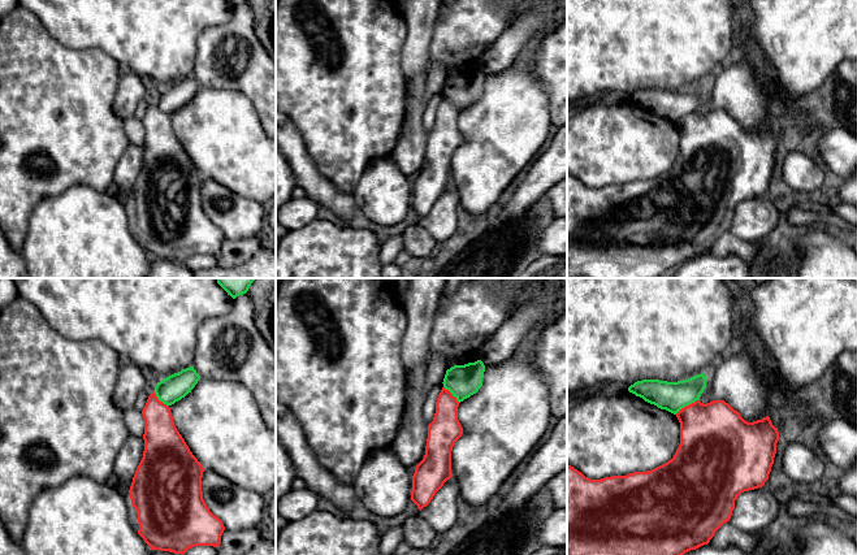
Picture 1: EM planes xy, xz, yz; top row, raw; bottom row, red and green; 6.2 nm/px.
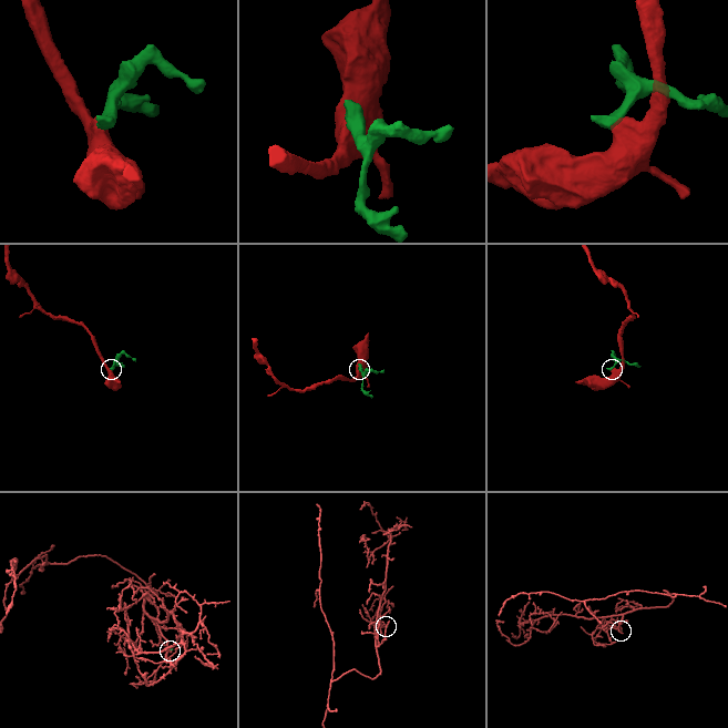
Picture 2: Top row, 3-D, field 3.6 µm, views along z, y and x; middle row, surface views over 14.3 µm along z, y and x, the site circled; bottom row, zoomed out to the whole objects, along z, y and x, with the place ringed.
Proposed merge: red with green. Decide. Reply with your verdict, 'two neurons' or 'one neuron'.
two neurons

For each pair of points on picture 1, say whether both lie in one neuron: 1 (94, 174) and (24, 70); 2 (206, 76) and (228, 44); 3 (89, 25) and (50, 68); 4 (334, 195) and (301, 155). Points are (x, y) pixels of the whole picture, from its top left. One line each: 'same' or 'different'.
1: same
2: same
3: different
4: same

